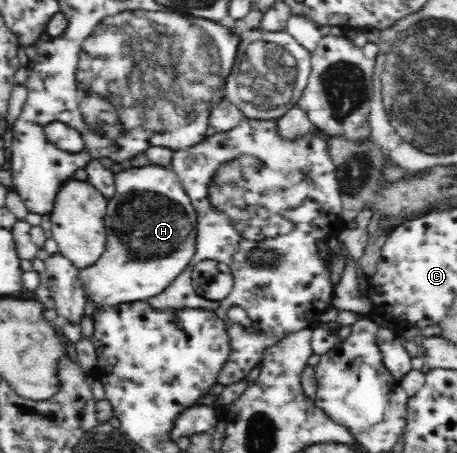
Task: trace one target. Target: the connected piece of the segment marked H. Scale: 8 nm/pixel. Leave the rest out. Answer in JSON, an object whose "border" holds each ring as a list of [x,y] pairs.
{"border":[[[146,165],[116,175],[116,195],[108,199],[106,252],[93,267],[80,269],[86,301],[95,307],[144,301],[158,296],[193,261],[197,214],[174,171]]]}

